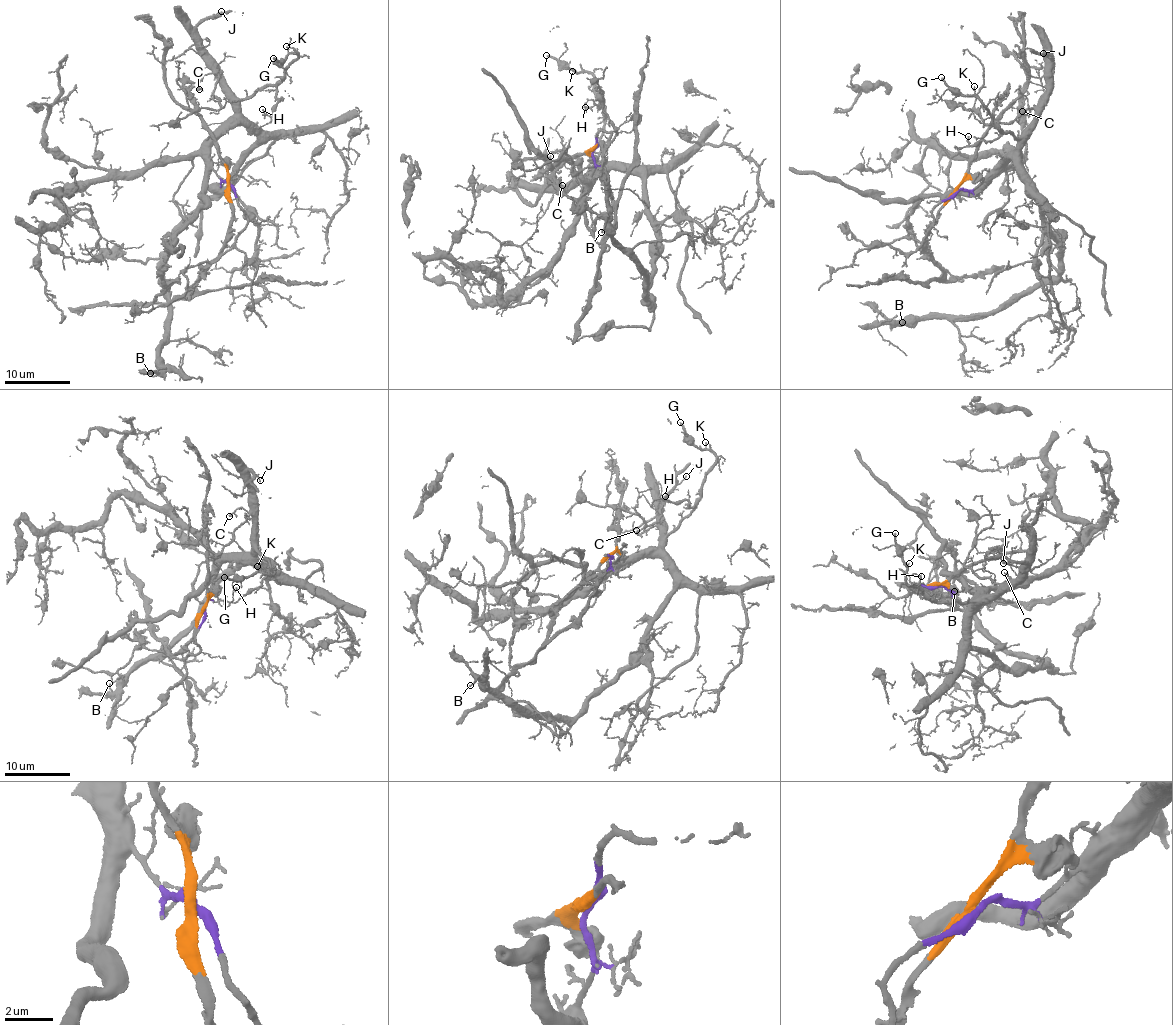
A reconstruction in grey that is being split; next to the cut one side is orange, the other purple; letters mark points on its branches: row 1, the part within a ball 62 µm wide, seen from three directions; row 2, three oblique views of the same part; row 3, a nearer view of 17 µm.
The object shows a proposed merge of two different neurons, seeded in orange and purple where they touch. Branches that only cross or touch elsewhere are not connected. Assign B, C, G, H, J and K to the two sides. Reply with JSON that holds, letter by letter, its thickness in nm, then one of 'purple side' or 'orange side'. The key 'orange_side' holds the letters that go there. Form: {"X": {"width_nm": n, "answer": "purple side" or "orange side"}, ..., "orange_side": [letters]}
{"B": {"width_nm": 130, "answer": "purple side"}, "C": {"width_nm": 220, "answer": "purple side"}, "G": {"width_nm": 240, "answer": "purple side"}, "H": {"width_nm": 80, "answer": "purple side"}, "J": {"width_nm": 100, "answer": "purple side"}, "K": {"width_nm": 120, "answer": "purple side"}, "orange_side": []}

